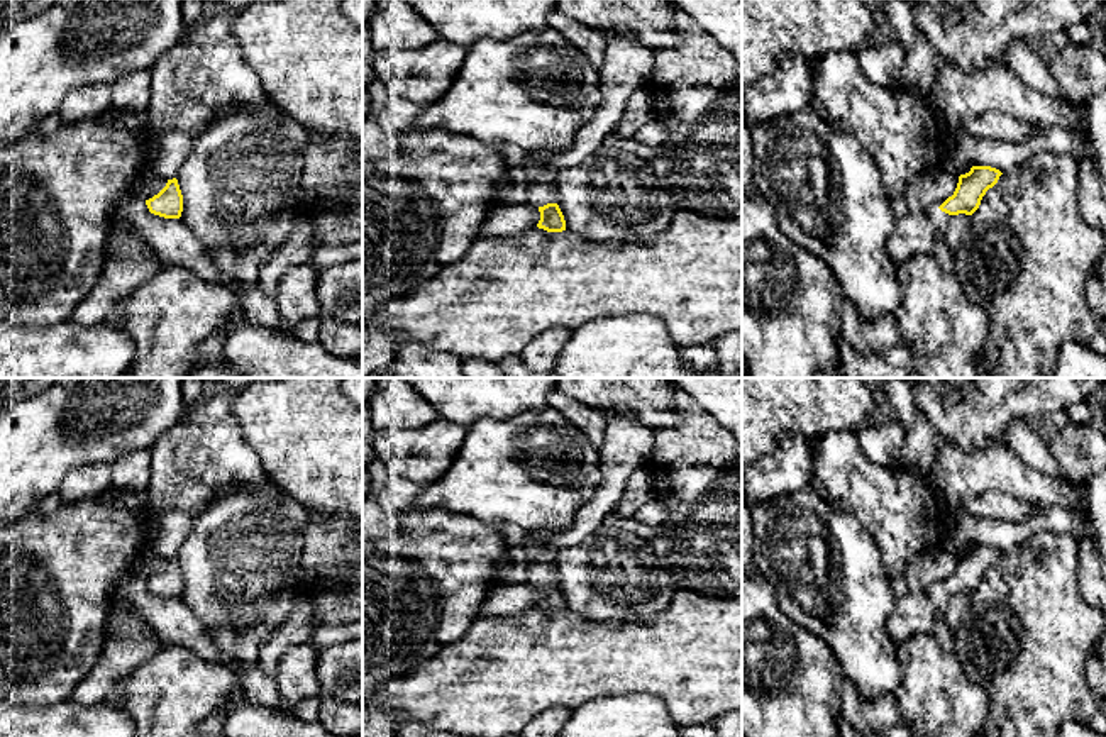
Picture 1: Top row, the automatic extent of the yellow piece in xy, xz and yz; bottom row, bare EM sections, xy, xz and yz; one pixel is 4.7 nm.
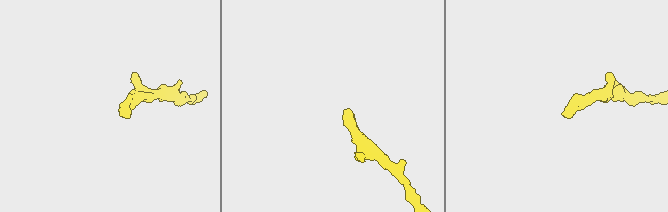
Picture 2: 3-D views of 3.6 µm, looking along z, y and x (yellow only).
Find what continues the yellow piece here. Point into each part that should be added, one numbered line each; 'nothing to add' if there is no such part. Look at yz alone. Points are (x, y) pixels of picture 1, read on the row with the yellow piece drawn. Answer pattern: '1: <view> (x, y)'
1: yz (915, 234)

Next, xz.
1: xz (541, 182)

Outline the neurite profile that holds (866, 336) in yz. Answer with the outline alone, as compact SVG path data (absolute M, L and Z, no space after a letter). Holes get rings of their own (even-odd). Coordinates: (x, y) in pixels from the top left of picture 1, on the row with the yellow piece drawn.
M850 300L843 302L840 335L859 354L877 354L901 342L893 315L865 320Z

